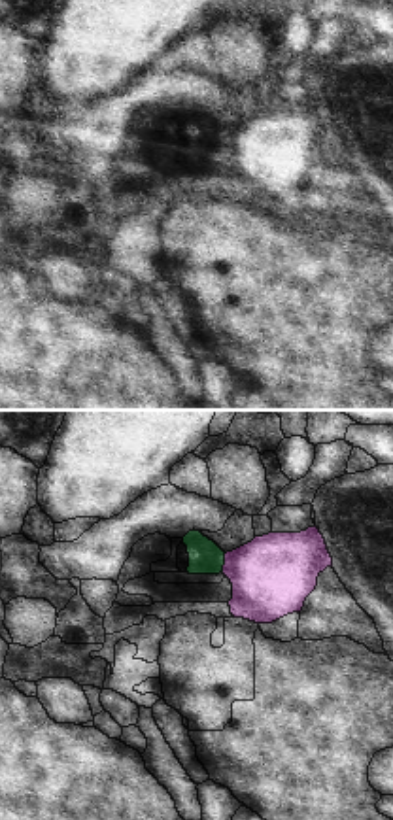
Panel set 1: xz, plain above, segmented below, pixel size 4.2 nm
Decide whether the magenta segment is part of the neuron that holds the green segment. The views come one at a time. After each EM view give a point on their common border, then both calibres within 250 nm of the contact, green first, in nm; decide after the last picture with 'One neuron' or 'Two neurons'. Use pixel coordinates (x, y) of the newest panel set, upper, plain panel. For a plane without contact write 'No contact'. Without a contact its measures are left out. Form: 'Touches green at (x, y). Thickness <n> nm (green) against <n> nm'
Touches green at (223, 140). Thickness 140 nm (green) against 340 nm.

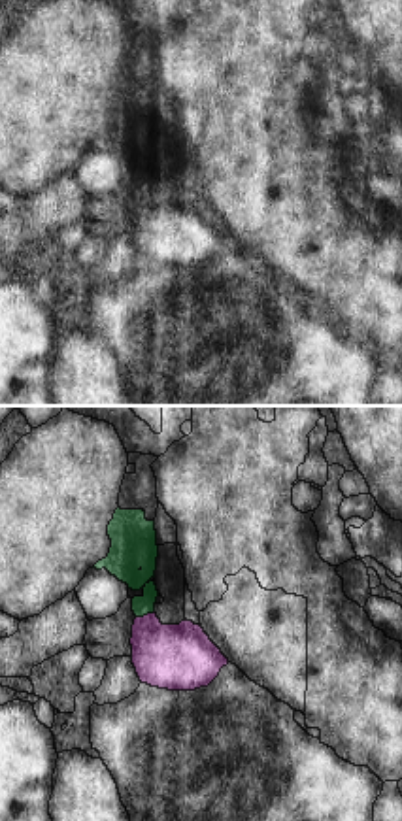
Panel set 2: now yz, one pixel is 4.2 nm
Touches green at (144, 191). Thickness 150 nm (green) against 280 nm.

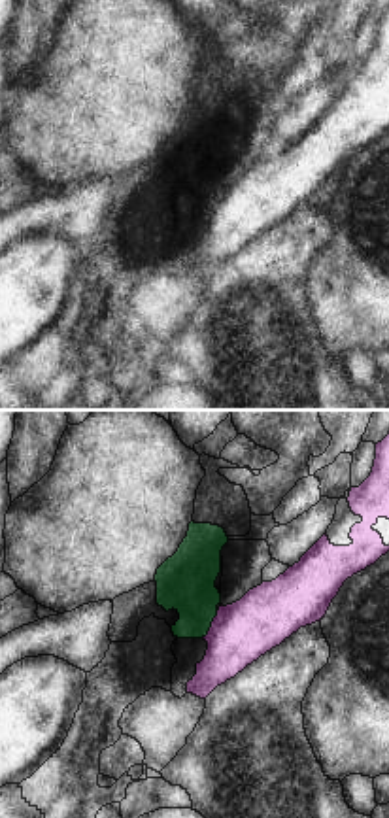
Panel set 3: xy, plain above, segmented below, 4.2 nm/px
Touches green at (210, 203). Thickness 260 nm (green) against 260 nm.

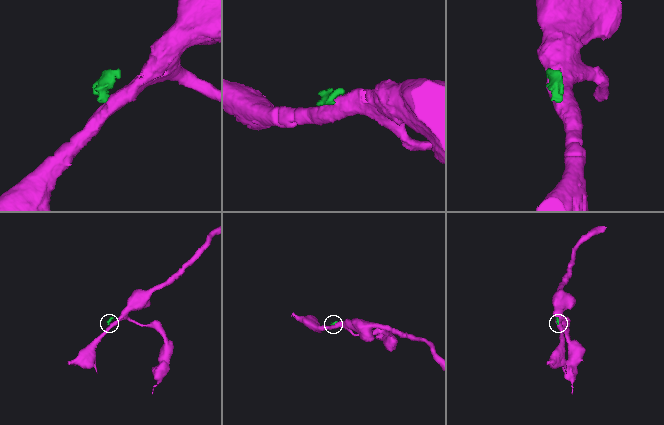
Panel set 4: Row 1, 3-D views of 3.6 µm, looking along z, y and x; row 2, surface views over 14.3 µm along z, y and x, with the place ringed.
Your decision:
Two neurons.

